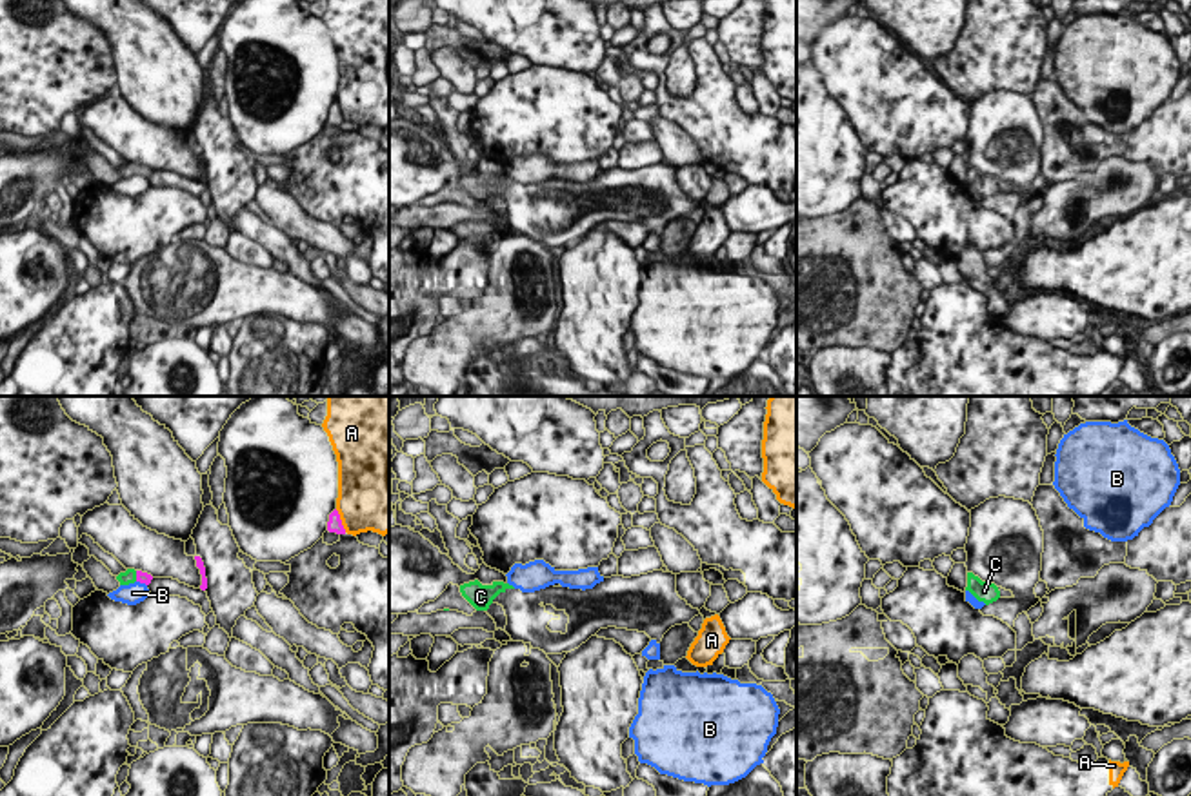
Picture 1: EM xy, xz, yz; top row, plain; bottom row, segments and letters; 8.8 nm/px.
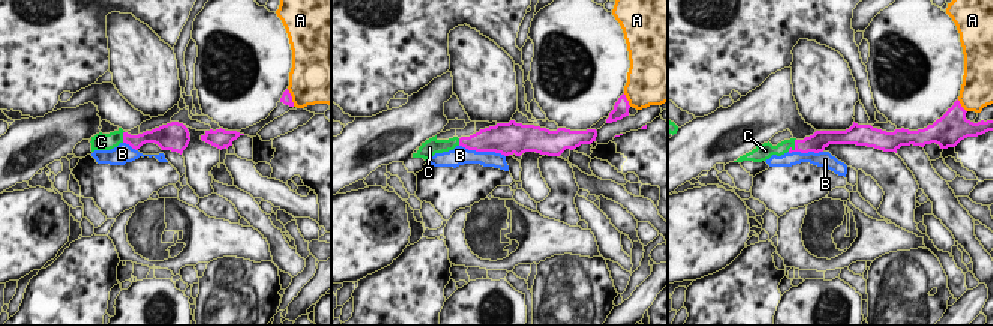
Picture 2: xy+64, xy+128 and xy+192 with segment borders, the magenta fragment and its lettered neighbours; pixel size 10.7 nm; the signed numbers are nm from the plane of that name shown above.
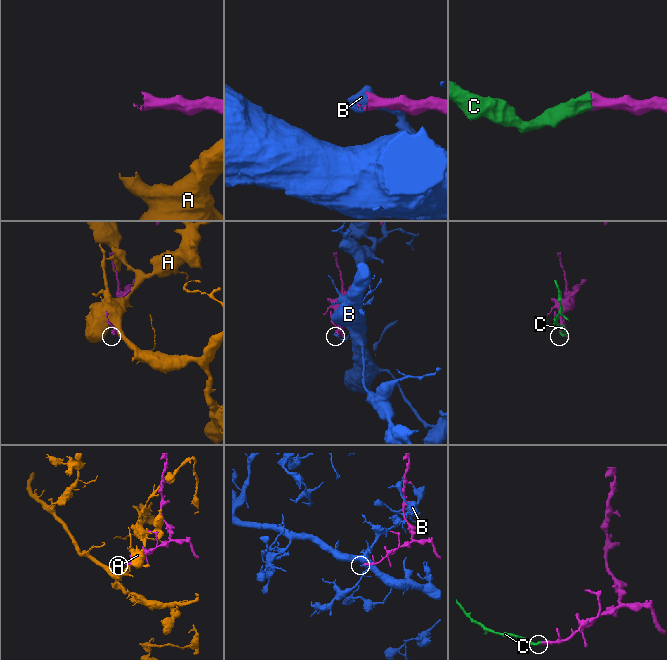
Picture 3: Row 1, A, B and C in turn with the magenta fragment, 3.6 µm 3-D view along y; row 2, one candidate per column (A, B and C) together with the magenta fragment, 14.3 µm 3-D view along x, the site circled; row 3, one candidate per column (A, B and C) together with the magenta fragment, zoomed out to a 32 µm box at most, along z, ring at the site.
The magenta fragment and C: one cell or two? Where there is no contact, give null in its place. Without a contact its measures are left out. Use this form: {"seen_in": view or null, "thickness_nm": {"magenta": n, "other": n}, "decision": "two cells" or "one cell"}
{"seen_in": "xy", "thickness_nm": {"magenta": 100, "other": 130}, "decision": "one cell"}

